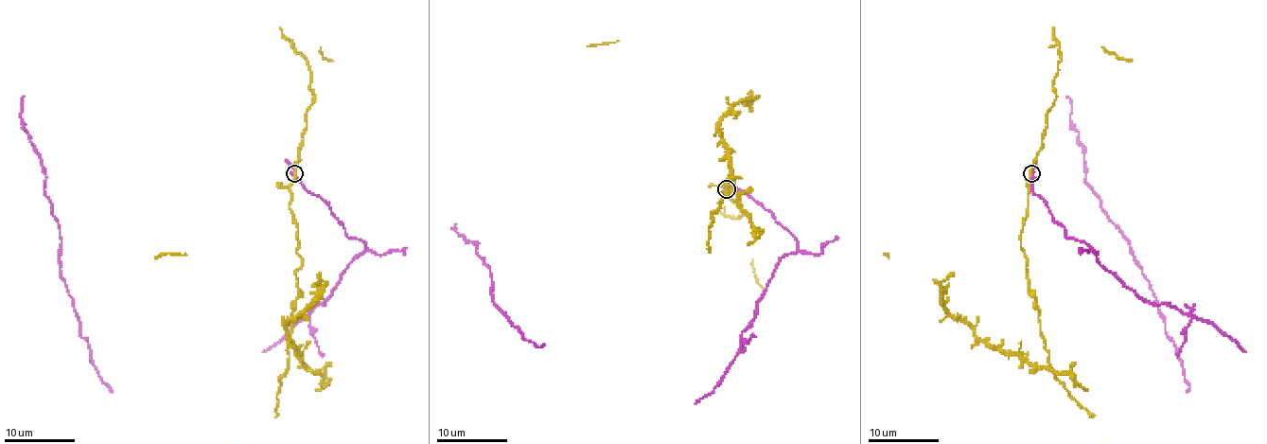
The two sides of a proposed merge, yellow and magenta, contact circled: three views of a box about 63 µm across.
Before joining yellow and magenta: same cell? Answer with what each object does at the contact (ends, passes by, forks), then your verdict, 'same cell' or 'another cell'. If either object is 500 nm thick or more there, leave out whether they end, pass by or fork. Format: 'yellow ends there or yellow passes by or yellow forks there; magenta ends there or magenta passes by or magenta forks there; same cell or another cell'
yellow passes by; magenta passes by; another cell

